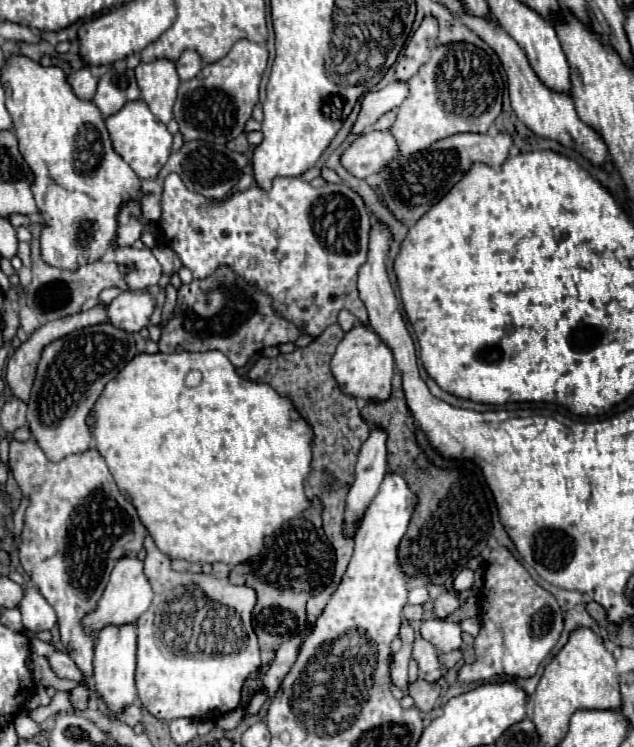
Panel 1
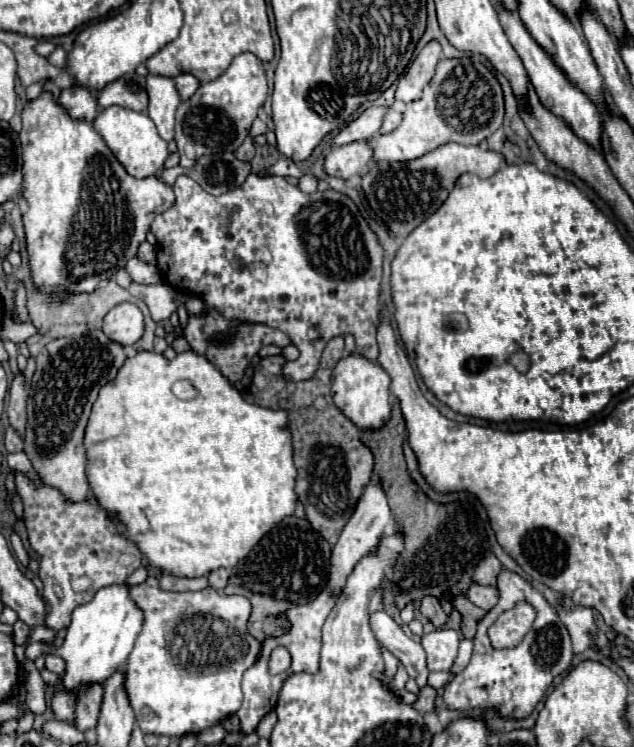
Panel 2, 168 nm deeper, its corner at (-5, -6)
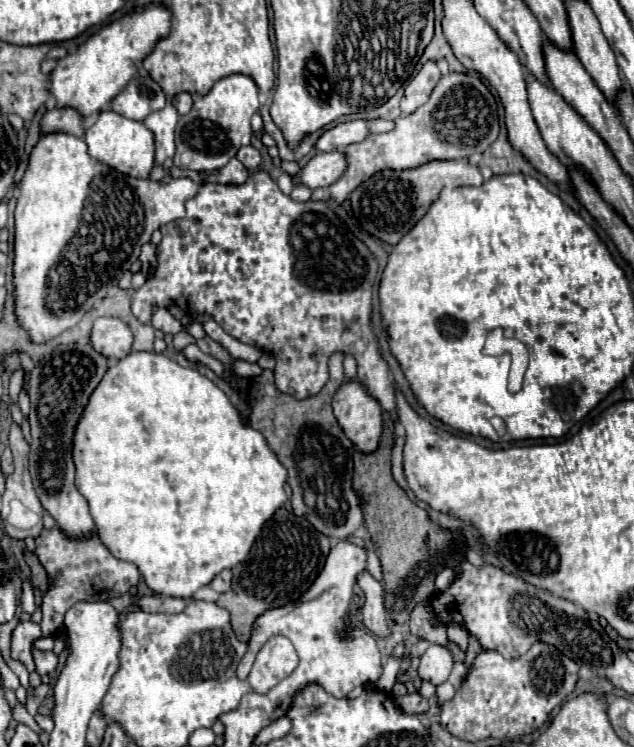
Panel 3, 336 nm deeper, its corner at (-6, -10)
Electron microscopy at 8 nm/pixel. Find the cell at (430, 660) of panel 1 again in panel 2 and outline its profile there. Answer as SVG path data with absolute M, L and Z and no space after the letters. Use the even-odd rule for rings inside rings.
M385 611L371 615L371 629L379 643L405 665L409 677L413 677L419 687L425 687L429 667L421 643L415 637L409 637Z

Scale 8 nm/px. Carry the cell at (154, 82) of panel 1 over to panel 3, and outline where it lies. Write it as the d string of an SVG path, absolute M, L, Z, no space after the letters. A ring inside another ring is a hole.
M168 101L168 107L154 111L144 119L144 125L154 133L156 139L156 165L162 165L164 159L174 157L174 127L178 123L178 111Z

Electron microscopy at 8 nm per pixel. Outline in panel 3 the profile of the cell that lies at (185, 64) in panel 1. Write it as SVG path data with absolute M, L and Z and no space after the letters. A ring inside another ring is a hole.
M178 93L178 95L172 97L172 105L176 107L176 111L180 115L186 115L190 111L190 107L192 107L192 95L190 93Z

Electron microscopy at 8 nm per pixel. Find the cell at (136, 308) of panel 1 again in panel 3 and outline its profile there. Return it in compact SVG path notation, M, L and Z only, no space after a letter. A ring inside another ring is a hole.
M102 317L94 321L90 343L106 359L124 359L132 349L132 331L120 319Z

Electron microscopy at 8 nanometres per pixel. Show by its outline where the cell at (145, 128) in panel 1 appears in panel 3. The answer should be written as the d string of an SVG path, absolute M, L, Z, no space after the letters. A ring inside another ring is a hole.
M102 111L98 121L86 131L84 141L88 145L88 153L102 165L108 165L120 173L130 177L146 179L154 167L154 135L134 119L126 119L114 111Z

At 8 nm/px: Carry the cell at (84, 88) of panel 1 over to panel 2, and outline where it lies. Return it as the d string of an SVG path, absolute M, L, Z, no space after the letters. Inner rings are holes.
M73 85L69 89L63 89L59 95L59 103L63 103L63 107L67 107L67 111L71 111L71 115L75 115L75 119L87 119L93 123L95 111L97 111L97 101L87 87Z

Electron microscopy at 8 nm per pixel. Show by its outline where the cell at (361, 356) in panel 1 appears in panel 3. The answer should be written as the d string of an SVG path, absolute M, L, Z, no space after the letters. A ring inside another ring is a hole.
M346 381L332 399L334 417L362 453L372 453L382 435L382 409L358 381Z

